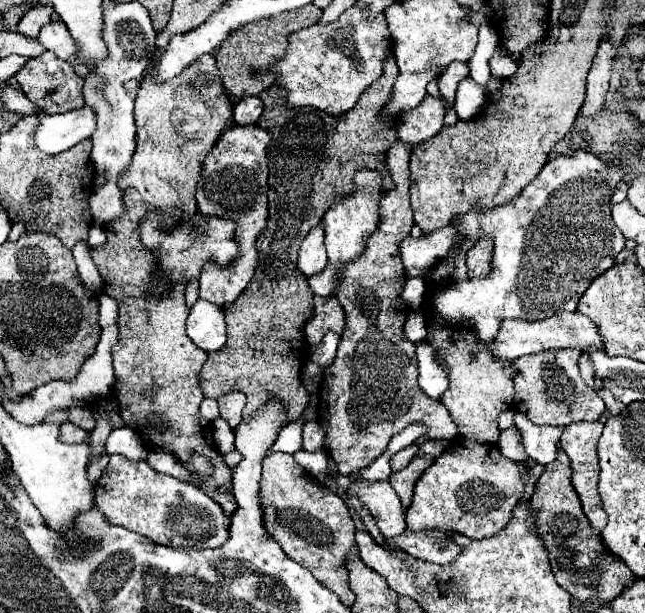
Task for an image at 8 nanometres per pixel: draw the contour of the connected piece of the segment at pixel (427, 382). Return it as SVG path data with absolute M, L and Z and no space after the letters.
M423 339L417 343L417 359L419 359L419 387L429 397L441 397L449 387L449 367L441 363L439 351Z

